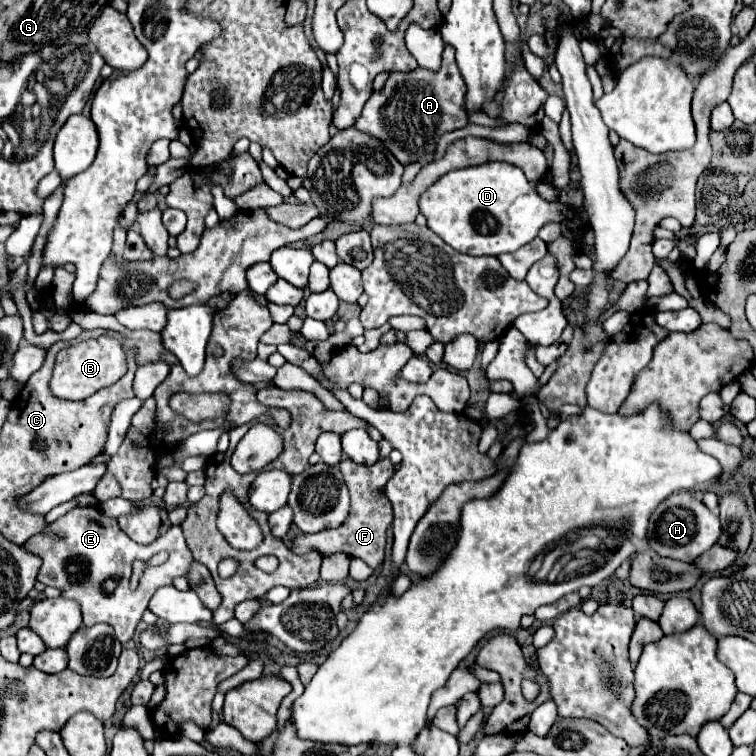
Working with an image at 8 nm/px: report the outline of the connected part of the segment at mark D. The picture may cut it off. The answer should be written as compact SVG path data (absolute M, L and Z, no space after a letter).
M487 162L481 166L447 172L431 188L425 190L425 194L419 200L419 208L421 208L421 214L425 214L427 218L427 226L445 244L469 256L499 256L503 252L515 252L521 246L529 244L533 238L537 238L539 230L545 224L561 222L567 216L567 206L563 206L561 202L543 200L537 194L537 190L529 184L521 168L507 162Z

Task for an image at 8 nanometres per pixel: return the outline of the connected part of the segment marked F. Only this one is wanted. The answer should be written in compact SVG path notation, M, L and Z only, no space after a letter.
M381 458L373 466L359 466L353 464L353 460L341 460L339 464L345 484L351 494L351 512L347 520L335 528L335 530L323 530L317 534L299 534L293 538L291 550L295 554L307 554L311 550L317 550L323 556L331 556L337 552L345 552L347 556L361 558L367 566L379 568L385 560L385 540L387 540L387 528L393 522L393 510L385 496L381 496L381 490L389 482L389 478L395 472L395 466L389 458Z

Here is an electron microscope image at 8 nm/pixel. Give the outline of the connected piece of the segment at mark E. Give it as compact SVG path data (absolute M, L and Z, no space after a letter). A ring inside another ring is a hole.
M91 506L75 508L59 518L55 534L59 534L59 538L37 534L23 544L27 552L43 560L37 580L45 586L59 588L65 598L73 598L75 602L79 602L85 626L95 626L99 622L111 624L115 638L122 644L133 638L135 626L139 624L153 592L161 586L171 586L173 578L185 576L189 564L193 562L193 556L185 544L179 526L171 526L157 540L143 546L133 542L125 532L121 532L115 518L109 518L101 510ZM161 550L169 552L169 560L161 566L145 566L139 578L139 588L131 592L129 580L133 574L133 562L147 562L153 554Z

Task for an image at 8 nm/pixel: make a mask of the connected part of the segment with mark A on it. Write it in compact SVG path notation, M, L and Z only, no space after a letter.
M445 46L439 72L425 72L423 68L415 72L391 72L385 88L373 92L367 100L357 118L357 128L377 136L401 164L409 164L419 160L423 152L435 152L441 134L467 126L465 92L467 88L455 64L455 54L447 54Z

